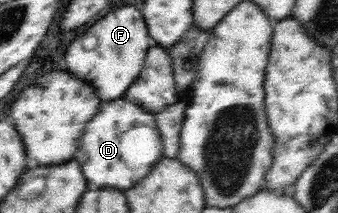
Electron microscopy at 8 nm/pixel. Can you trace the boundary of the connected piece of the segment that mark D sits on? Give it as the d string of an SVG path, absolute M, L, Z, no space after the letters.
M118 98L102 102L100 112L88 122L84 138L78 141L76 158L90 184L126 190L150 174L152 166L162 158L162 148L155 114L146 112L146 108L137 102Z

